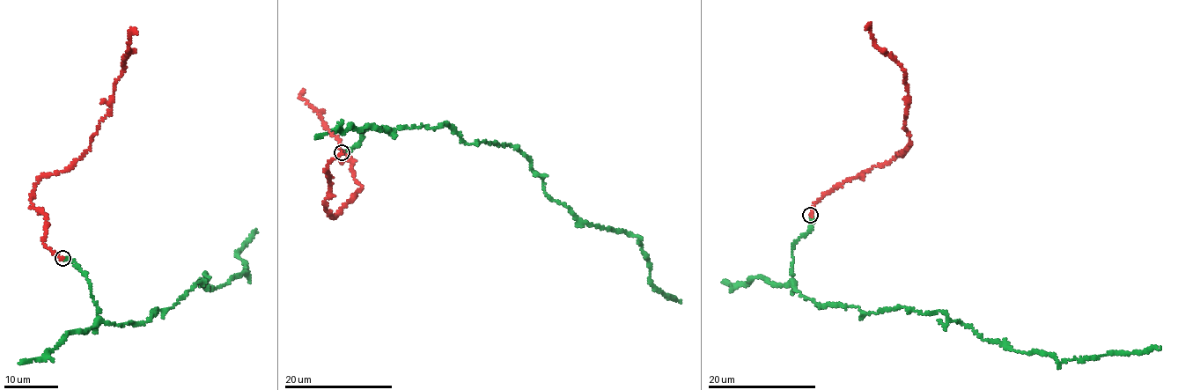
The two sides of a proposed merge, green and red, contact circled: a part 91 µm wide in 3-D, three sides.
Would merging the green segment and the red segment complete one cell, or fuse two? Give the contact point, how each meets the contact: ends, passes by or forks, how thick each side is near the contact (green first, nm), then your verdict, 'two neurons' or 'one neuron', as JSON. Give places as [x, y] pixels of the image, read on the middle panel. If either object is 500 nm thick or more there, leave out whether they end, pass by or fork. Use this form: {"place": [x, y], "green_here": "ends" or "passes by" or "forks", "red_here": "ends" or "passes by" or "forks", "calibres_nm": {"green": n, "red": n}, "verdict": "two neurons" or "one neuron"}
{"place": [342, 152], "green_here": "ends", "red_here": "ends", "calibres_nm": {"green": 220, "red": 220}, "verdict": "one neuron"}

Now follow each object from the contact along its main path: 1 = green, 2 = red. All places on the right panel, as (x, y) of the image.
1: (811, 216), (793, 244), (791, 280), (823, 307), (944, 312), (984, 339), (1059, 362), (1159, 347)
2: (810, 215), (823, 195), (903, 156), (911, 143), (905, 127), (904, 69), (875, 45), (868, 25), (865, 29)

